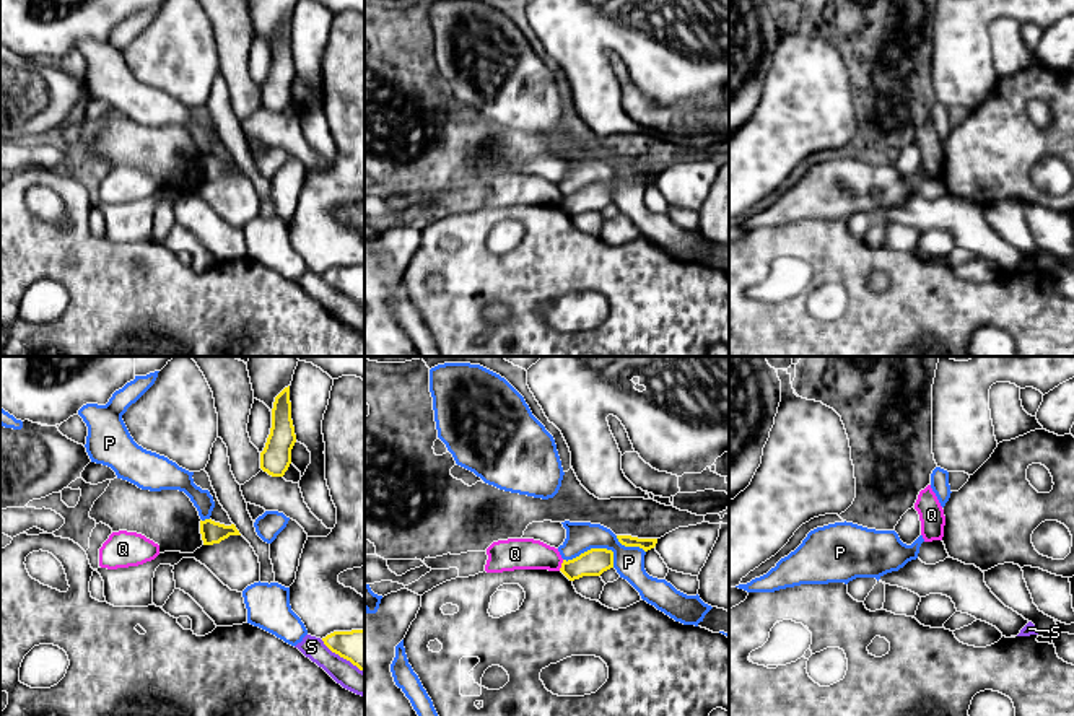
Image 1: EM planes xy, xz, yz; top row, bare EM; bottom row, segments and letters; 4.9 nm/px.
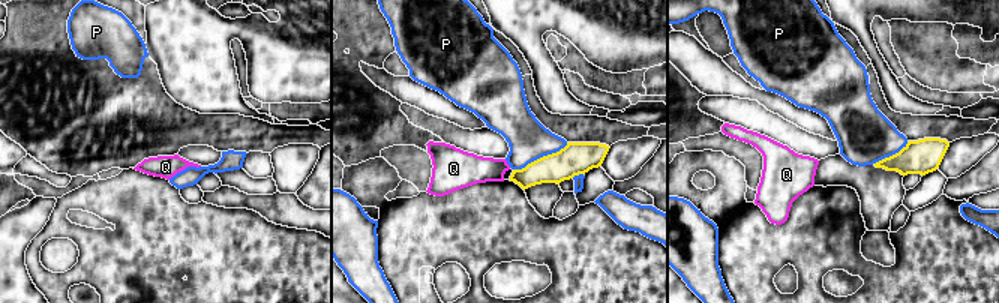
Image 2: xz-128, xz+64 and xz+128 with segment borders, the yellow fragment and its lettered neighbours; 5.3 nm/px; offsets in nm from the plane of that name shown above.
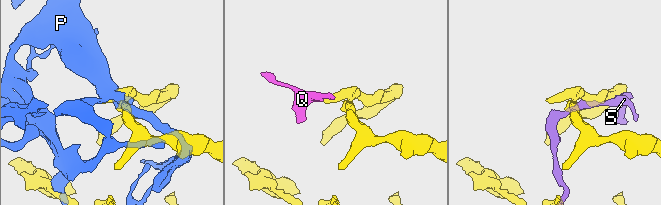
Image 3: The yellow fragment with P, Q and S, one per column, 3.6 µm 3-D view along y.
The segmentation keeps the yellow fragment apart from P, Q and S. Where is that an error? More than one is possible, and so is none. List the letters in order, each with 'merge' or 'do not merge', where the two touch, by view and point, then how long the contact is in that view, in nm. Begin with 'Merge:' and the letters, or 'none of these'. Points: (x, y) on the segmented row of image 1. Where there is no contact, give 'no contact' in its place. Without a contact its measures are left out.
Merge: none of these
P: do not merge | xz (588, 550) | 260 nm
Q: do not merge | xz (562, 565) | 60 nm
S: do not merge | xy (342, 656) | 280 nm

